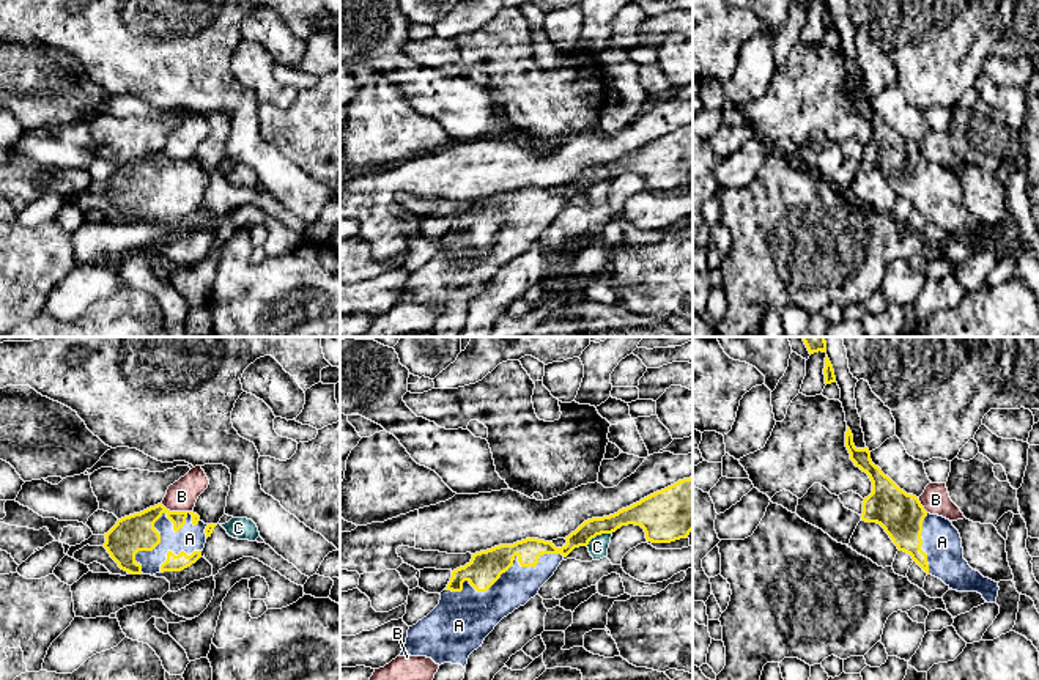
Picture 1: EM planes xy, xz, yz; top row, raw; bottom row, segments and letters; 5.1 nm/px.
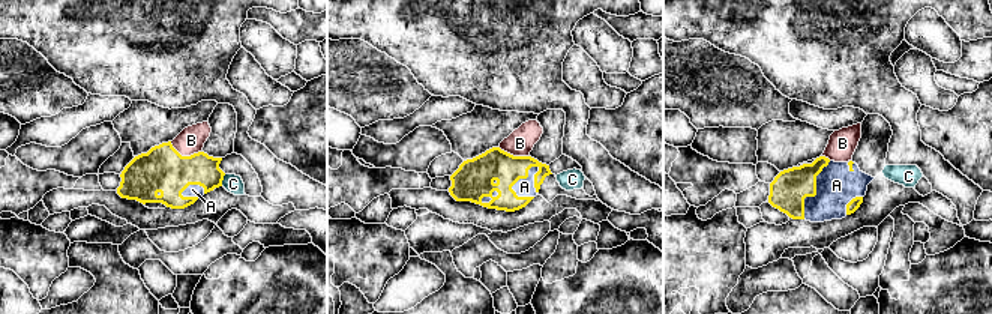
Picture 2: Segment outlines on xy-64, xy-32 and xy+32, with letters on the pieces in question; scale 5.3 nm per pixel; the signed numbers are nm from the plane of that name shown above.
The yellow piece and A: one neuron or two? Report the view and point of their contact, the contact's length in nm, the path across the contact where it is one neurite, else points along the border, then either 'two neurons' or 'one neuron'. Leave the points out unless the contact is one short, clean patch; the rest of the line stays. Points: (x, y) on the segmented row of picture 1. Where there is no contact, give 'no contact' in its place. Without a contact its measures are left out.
contact xz (504, 572); length 650 nm; one neuron

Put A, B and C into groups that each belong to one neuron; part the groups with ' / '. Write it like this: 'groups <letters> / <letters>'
groups A / B / C

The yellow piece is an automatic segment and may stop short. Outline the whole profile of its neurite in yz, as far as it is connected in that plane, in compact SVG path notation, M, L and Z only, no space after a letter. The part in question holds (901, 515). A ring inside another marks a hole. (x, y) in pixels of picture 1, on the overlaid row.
M849 427L845 447L855 466L872 482L872 493L863 501L861 519L880 524L899 551L910 554L927 575L941 579L949 589L978 592L987 603L996 603L998 582L968 565L960 534L952 523L927 513L916 496L907 494L885 475L872 463L867 447L855 447Z

